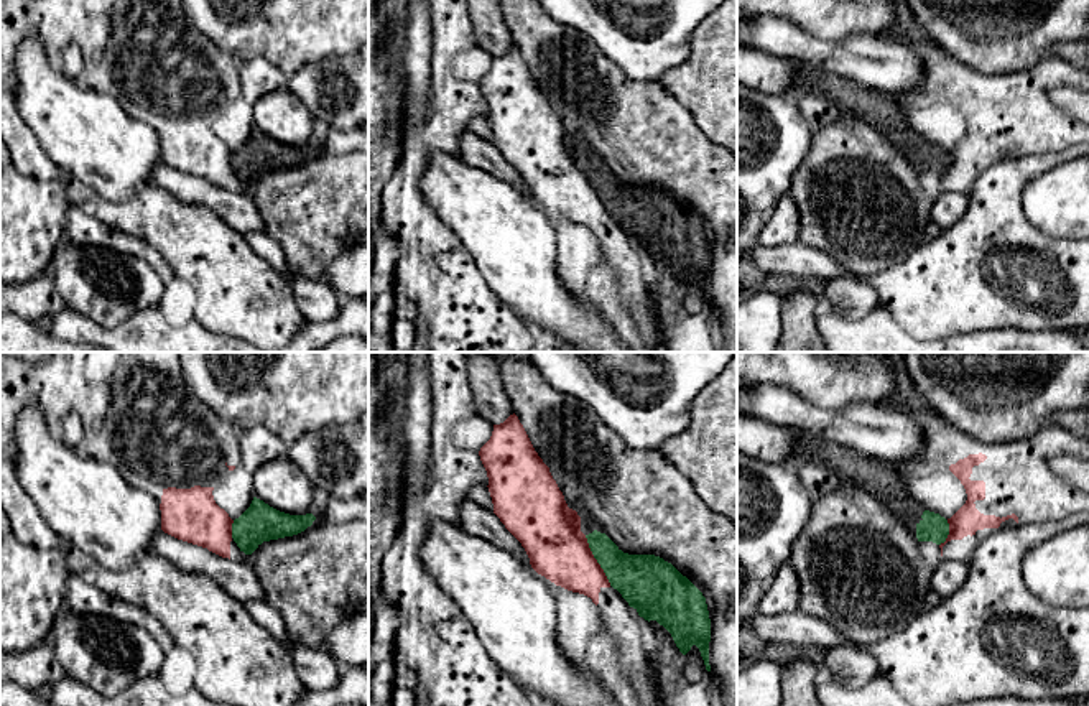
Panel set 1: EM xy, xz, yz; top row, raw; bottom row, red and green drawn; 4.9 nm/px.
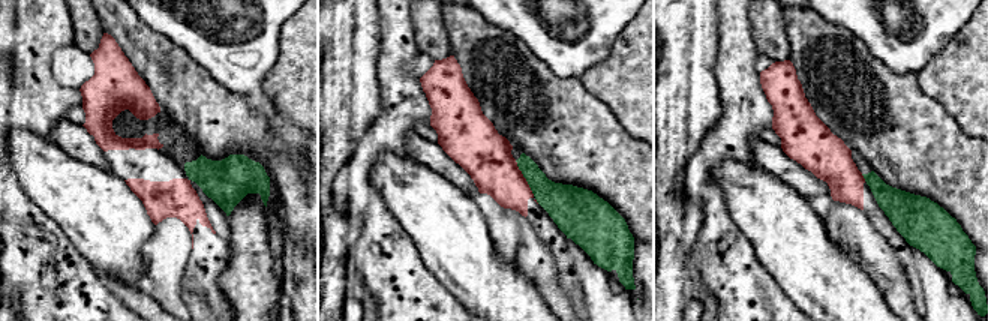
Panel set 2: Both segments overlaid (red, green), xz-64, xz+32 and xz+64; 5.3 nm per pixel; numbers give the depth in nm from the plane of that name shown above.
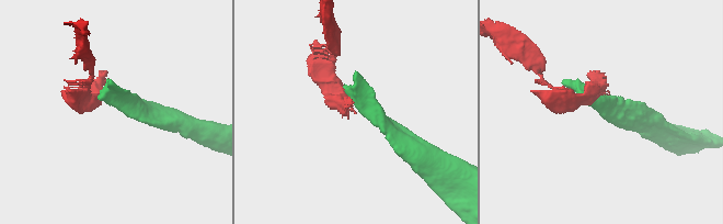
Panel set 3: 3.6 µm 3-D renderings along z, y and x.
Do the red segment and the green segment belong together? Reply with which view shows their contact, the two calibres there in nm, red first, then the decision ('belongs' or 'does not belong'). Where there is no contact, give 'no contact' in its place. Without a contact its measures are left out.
xz | 300/260 nm | belongs

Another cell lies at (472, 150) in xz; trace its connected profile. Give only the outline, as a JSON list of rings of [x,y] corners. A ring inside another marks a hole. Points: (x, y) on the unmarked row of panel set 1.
[[[470,130],[461,133],[459,158],[530,196],[530,189],[521,174],[505,160],[494,143],[480,138],[477,133]]]

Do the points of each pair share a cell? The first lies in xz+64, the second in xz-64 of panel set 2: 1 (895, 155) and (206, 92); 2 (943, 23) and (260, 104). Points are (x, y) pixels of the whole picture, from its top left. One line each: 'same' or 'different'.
1: same
2: same

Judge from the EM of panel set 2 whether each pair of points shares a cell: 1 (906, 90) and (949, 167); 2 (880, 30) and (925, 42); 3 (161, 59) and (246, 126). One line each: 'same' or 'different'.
1: same
2: same
3: same

